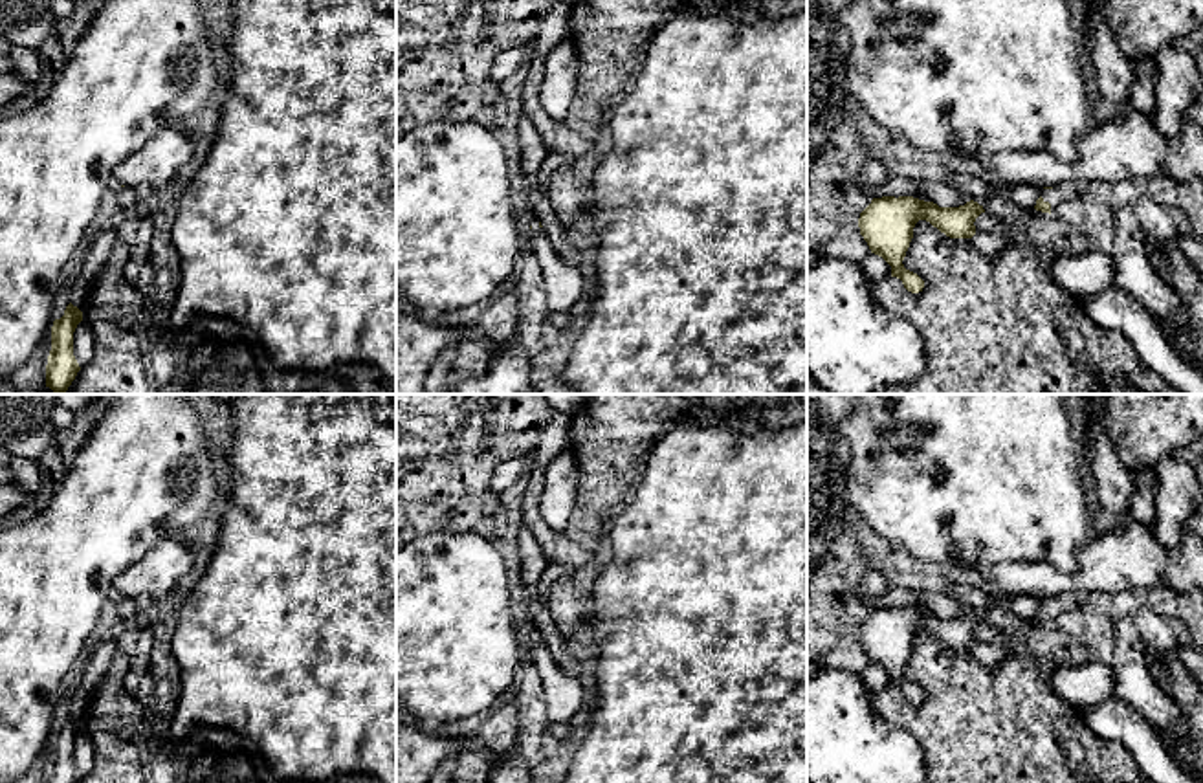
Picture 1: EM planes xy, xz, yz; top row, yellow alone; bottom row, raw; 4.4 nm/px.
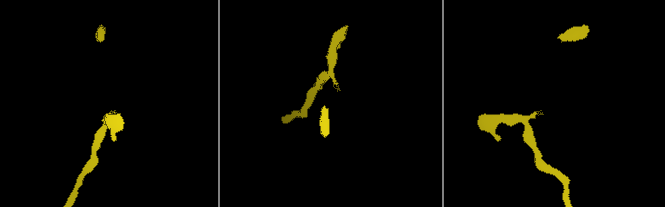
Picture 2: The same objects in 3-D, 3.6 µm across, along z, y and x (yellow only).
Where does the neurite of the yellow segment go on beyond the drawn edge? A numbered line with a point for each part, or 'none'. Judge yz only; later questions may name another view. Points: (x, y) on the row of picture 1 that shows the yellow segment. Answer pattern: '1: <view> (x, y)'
1: yz (1064, 191)

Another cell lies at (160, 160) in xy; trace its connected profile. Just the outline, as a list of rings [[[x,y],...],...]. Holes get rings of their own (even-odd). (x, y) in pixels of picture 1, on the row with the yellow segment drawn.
[[[180,125],[163,127],[138,152],[121,161],[112,178],[125,187],[161,189],[182,172],[193,150],[193,139]]]

